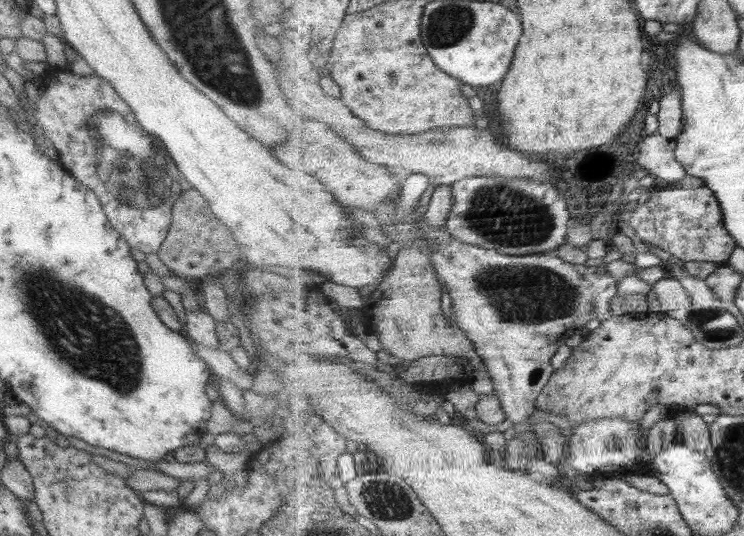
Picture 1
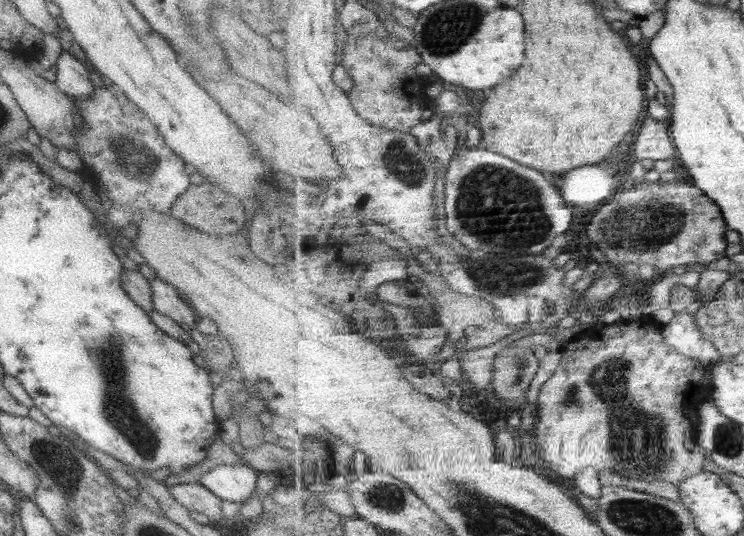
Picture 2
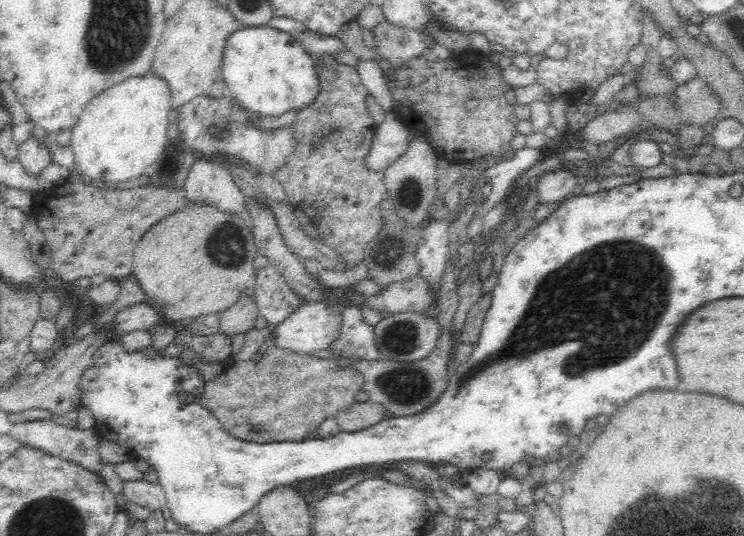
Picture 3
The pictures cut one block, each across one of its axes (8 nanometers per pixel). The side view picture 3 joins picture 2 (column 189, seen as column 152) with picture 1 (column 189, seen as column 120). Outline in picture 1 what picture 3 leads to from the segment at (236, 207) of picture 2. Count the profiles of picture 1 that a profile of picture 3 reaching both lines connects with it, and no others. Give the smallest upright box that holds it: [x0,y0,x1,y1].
[157,186,243,281]

